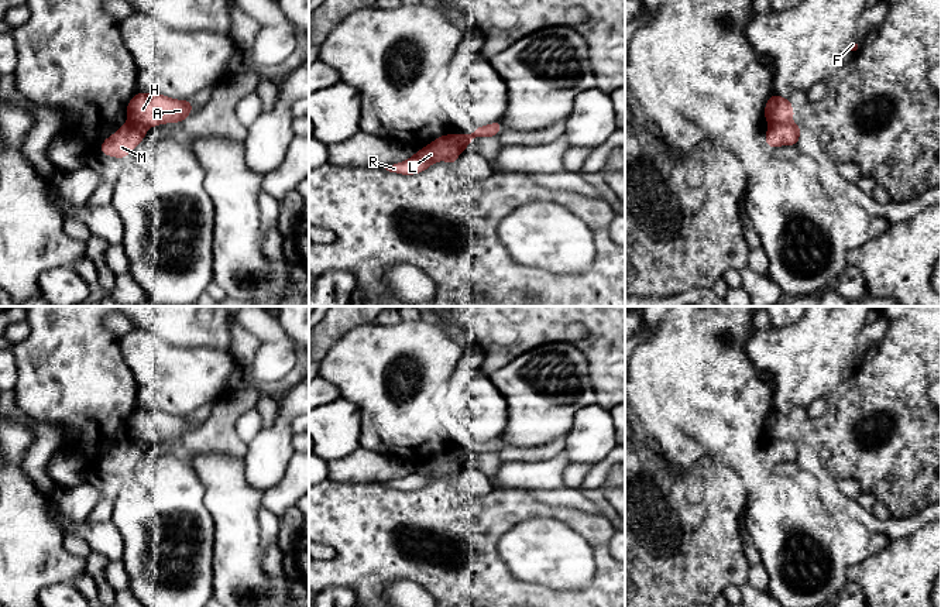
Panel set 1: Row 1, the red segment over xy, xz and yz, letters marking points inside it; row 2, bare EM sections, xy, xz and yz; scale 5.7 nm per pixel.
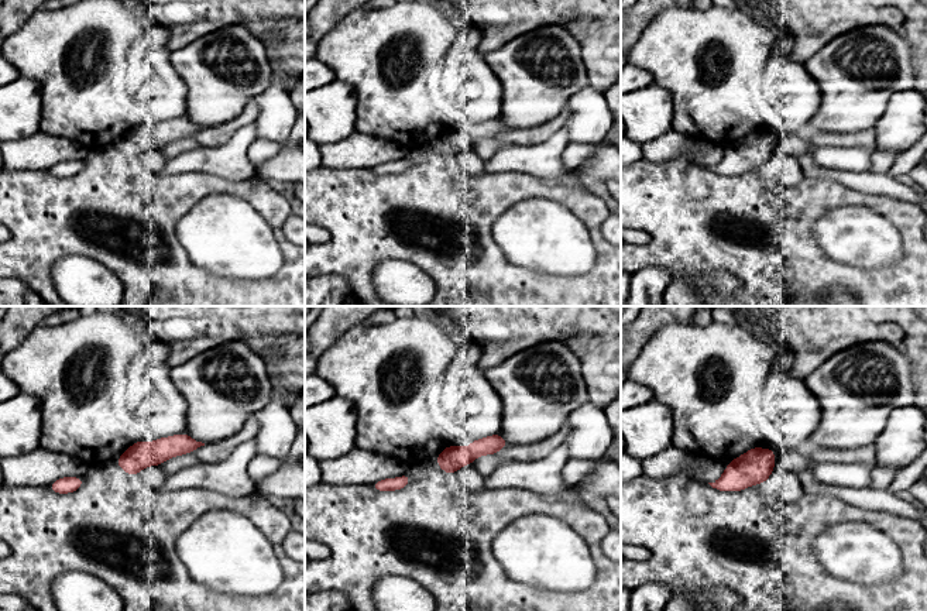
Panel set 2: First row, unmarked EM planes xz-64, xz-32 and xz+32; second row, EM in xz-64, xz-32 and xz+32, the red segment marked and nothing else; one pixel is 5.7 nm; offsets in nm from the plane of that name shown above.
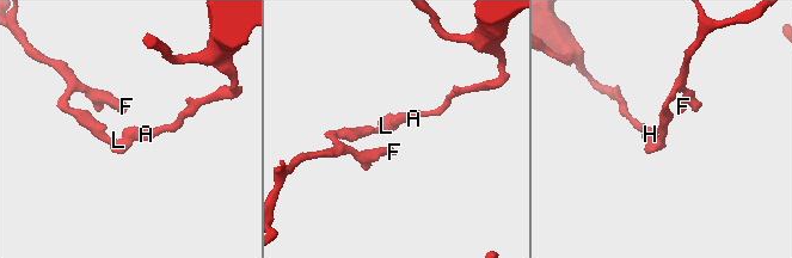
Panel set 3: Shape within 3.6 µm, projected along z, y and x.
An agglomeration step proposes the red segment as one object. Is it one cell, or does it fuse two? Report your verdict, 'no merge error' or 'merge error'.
merge error

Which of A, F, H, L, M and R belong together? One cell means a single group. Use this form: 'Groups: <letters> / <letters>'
Groups: A H / F L M R

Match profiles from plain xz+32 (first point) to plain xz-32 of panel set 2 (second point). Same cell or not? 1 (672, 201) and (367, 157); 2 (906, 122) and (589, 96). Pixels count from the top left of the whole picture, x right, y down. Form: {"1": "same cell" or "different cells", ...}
{"1": "different cells", "2": "same cell"}

